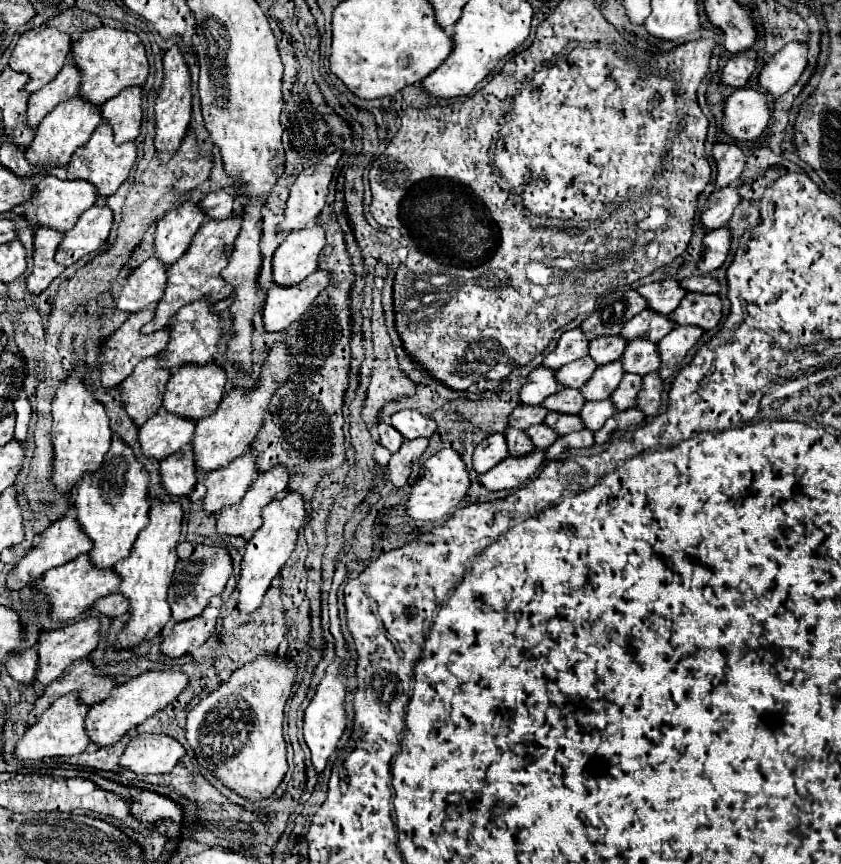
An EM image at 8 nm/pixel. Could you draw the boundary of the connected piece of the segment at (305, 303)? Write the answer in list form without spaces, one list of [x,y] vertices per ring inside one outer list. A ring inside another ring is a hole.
[[[313,272],[301,284],[293,288],[271,286],[267,292],[267,302],[263,308],[263,328],[267,332],[281,332],[291,322],[295,322],[329,284],[329,272]]]

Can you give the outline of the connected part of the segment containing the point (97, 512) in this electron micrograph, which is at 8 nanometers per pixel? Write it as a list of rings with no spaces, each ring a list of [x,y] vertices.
[[[113,436],[111,448],[105,454],[101,468],[95,474],[83,476],[83,480],[77,484],[77,494],[73,496],[81,532],[85,532],[85,536],[89,536],[89,540],[93,542],[93,550],[89,552],[93,566],[109,570],[113,568],[113,564],[129,556],[137,534],[149,520],[147,484],[147,470],[137,462],[131,448],[123,440]]]

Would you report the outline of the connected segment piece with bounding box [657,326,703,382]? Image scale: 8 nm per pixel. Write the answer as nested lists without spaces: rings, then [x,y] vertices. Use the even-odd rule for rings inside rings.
[[[675,326],[673,332],[669,332],[665,338],[659,340],[657,352],[661,356],[661,364],[657,368],[661,380],[669,382],[673,380],[675,372],[679,370],[679,364],[683,362],[685,354],[691,350],[691,346],[701,338],[703,330],[697,326]]]

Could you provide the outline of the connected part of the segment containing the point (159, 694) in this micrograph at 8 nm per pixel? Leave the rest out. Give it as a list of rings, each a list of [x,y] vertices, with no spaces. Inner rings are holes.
[[[147,672],[141,674],[137,678],[131,678],[129,682],[117,686],[113,690],[113,696],[105,702],[93,704],[89,708],[89,714],[85,718],[85,732],[89,736],[89,740],[93,744],[97,744],[99,748],[107,748],[117,744],[117,740],[121,740],[133,726],[143,724],[149,716],[153,716],[155,712],[159,712],[161,708],[165,708],[179,692],[183,692],[183,688],[187,686],[187,676],[183,672]]]

